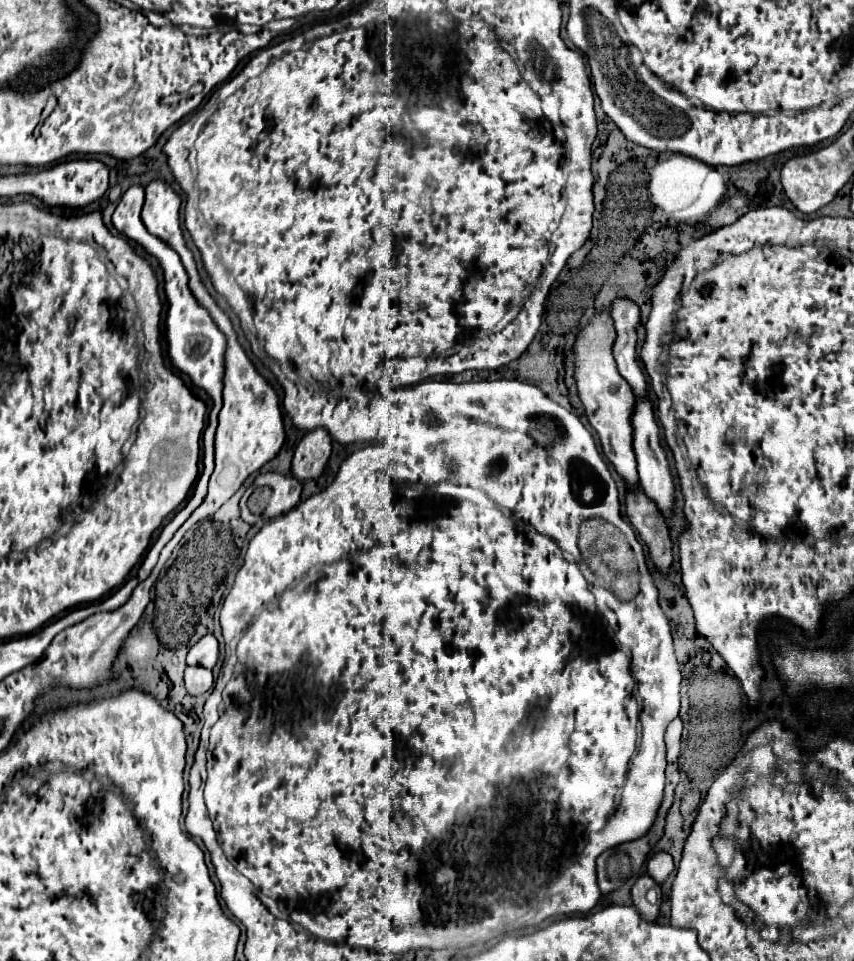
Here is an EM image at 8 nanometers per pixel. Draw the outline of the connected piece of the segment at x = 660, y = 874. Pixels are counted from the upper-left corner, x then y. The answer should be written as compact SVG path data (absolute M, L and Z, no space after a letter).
M657 852L647 860L647 874L651 874L657 880L657 884L663 884L665 878L673 872L673 868L675 864L669 852Z

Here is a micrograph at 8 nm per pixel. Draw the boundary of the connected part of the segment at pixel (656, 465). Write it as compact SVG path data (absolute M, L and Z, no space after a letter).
M647 398L635 400L631 424L633 424L633 450L635 450L635 456L637 456L639 484L649 494L651 500L657 500L661 514L669 516L669 512L673 508L673 478L671 478L671 472L669 472L669 466L667 466L665 452L659 444L659 426L653 418L653 408L651 408L651 402Z

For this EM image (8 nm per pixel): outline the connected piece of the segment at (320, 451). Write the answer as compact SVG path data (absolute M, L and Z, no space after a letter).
M315 428L307 432L297 444L291 474L303 482L309 478L317 478L325 470L331 452L333 452L333 438L325 428Z

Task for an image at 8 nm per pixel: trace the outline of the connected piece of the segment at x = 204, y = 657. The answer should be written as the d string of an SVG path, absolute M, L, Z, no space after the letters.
M213 634L203 636L195 646L191 646L187 654L187 664L189 666L203 666L203 668L213 668L217 664L219 656L219 644Z

